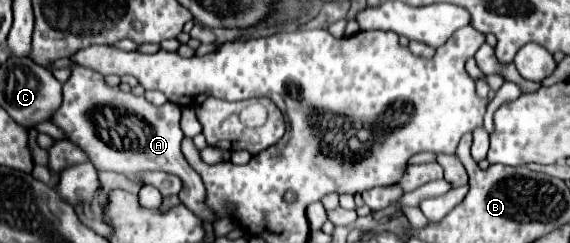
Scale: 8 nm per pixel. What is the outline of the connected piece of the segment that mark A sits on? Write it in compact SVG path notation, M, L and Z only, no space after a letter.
M70 63L70 69L72 75L64 83L62 109L52 117L52 123L64 129L68 139L80 145L102 171L116 171L130 179L136 179L136 173L140 171L164 171L178 175L184 183L180 201L202 221L218 221L218 215L206 205L206 189L200 175L188 165L180 151L180 141L184 139L180 129L180 107L174 103L154 107L144 97L124 93L118 87L108 87L104 77L92 69L76 63Z

